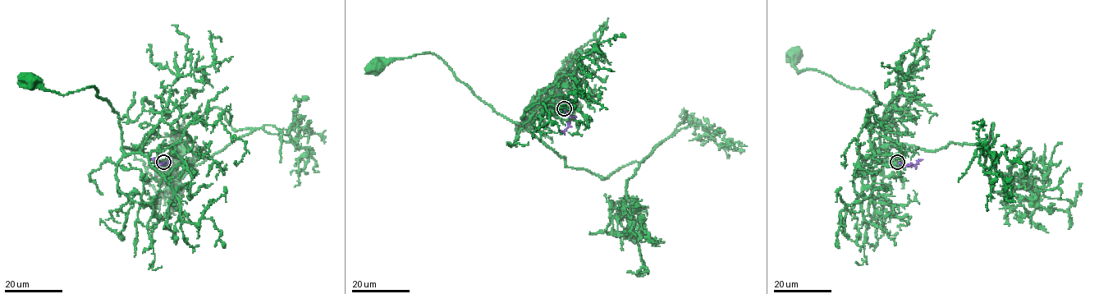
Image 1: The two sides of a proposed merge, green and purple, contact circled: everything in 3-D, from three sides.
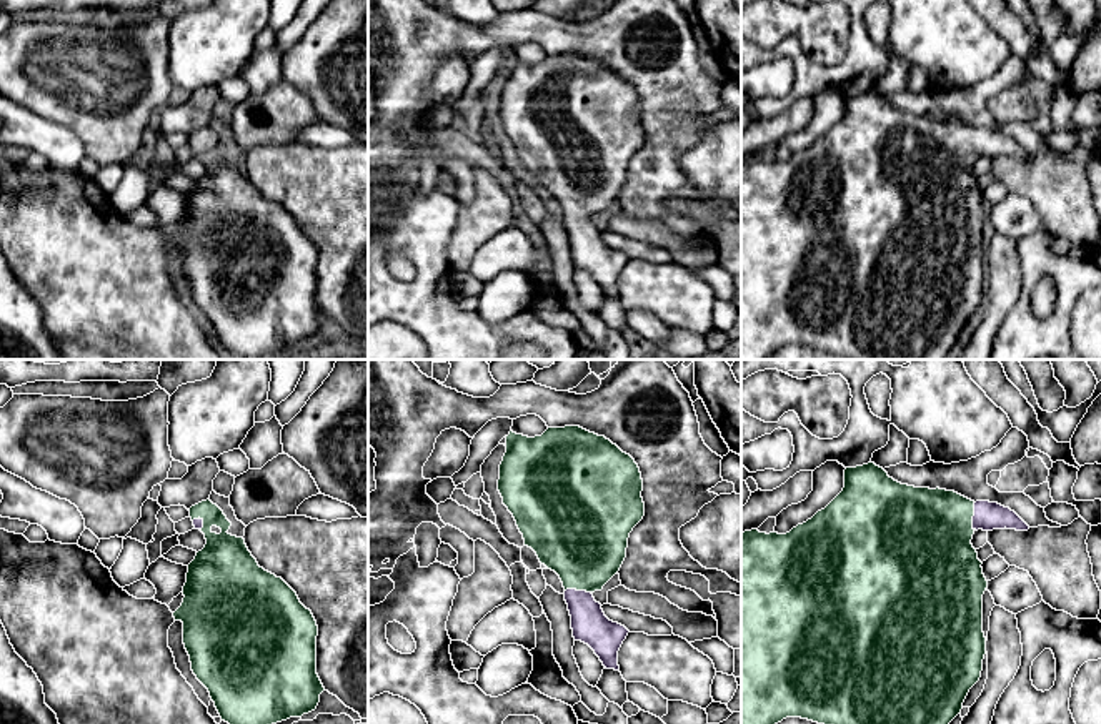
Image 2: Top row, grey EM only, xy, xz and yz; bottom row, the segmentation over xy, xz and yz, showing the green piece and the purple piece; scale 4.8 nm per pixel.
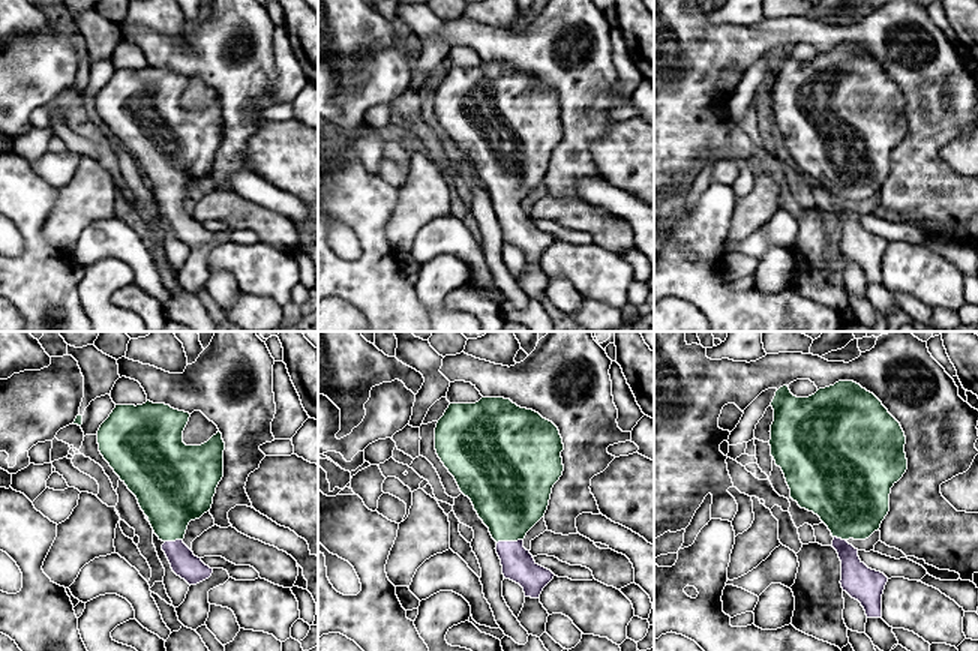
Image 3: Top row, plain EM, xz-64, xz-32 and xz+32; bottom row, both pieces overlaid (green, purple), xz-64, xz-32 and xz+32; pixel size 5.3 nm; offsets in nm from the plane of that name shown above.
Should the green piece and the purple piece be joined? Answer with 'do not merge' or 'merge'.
merge

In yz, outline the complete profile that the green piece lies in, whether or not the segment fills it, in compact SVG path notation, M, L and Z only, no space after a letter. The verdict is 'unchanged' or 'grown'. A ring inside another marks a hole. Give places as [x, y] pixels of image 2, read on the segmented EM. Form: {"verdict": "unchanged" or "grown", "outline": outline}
{"verdict": "grown", "outline": "M868 463L844 469L843 491L811 519L786 534L741 533L741 724L778 724L801 717L818 724L949 724L963 709L969 689L979 681L986 654L983 632L983 594L988 581L971 544L978 529L1016 529L1029 526L1009 508L989 501L971 501L954 491L901 484Z"}

